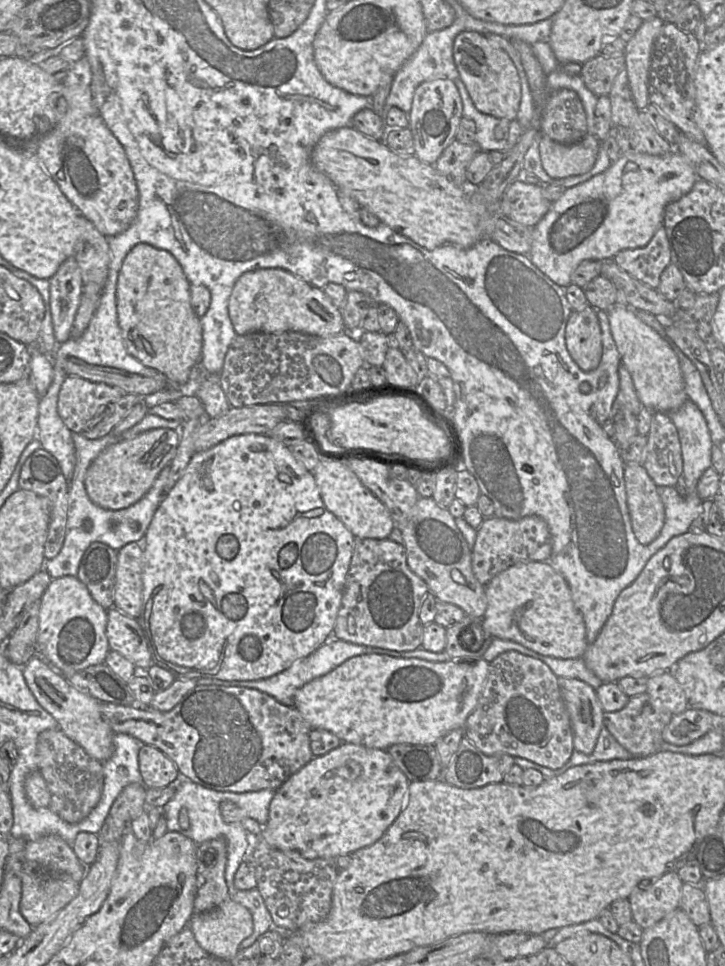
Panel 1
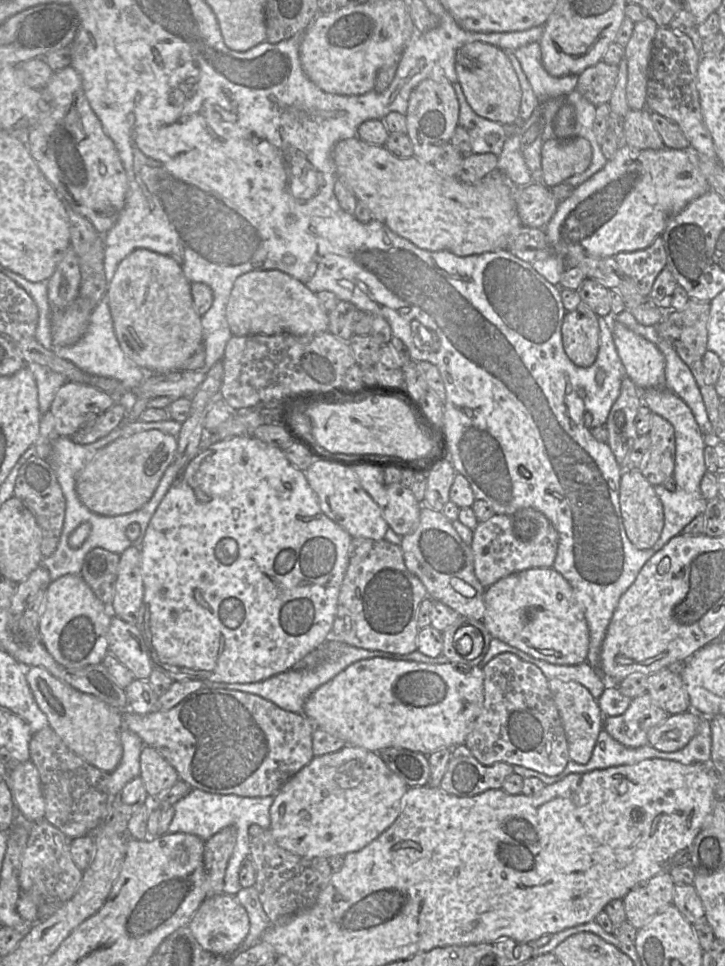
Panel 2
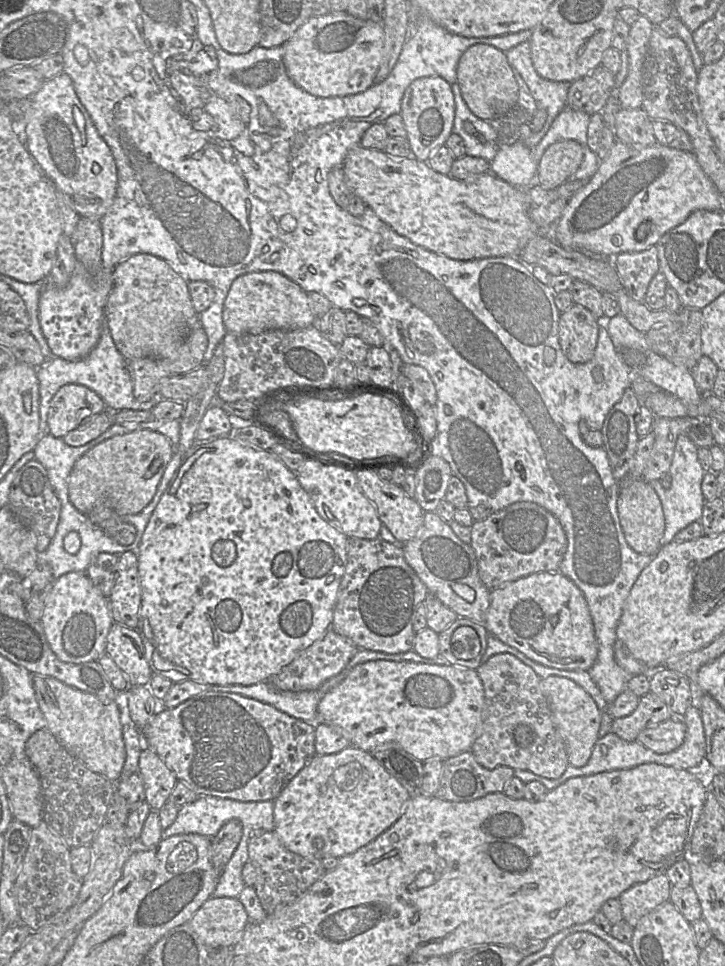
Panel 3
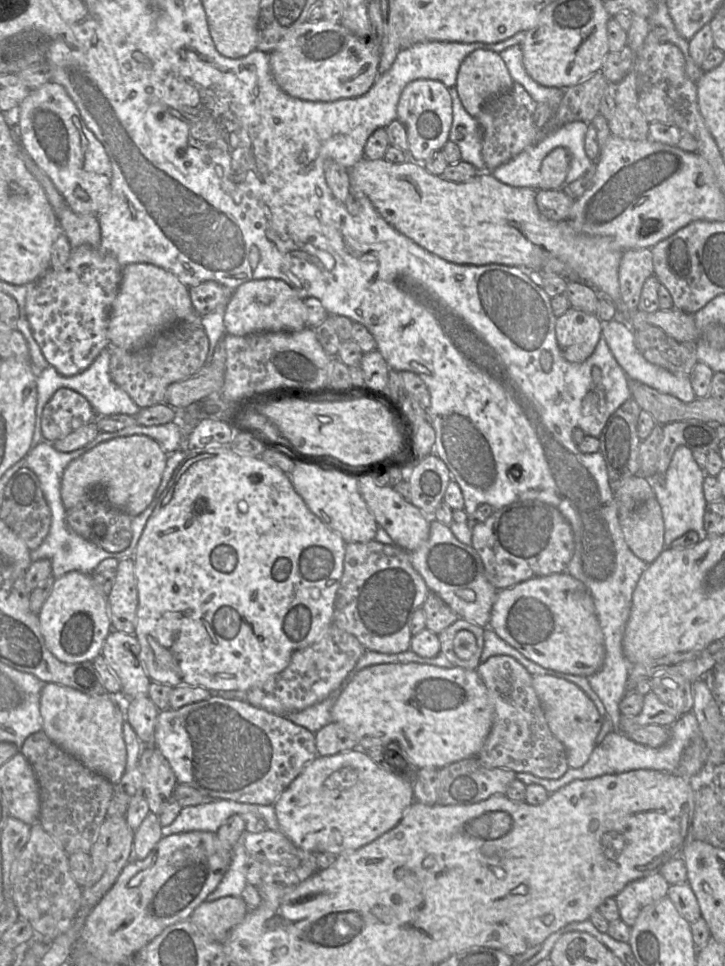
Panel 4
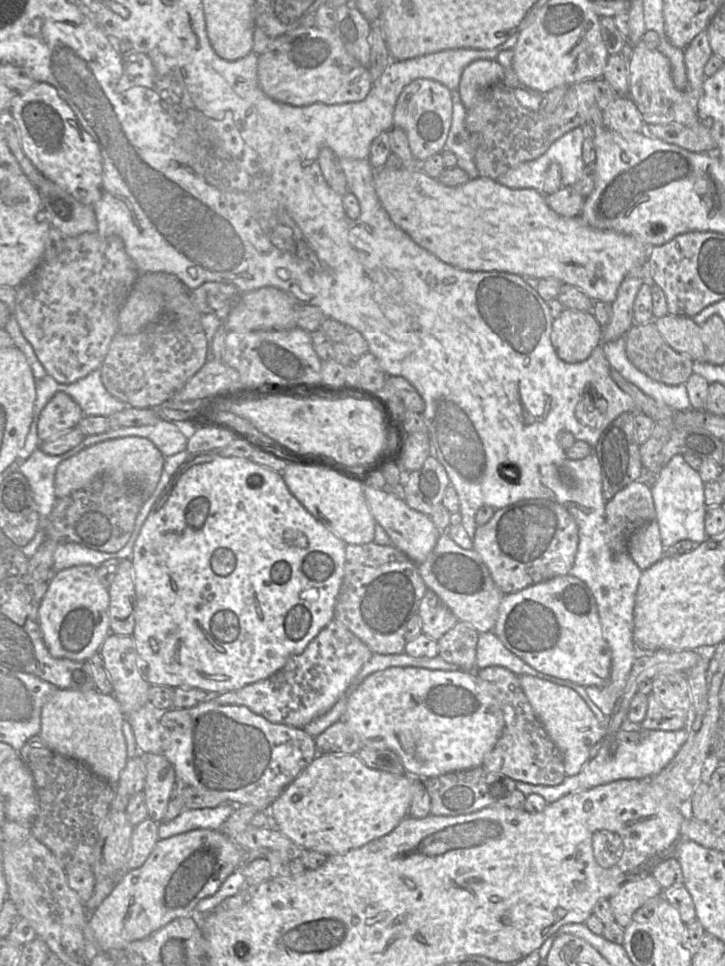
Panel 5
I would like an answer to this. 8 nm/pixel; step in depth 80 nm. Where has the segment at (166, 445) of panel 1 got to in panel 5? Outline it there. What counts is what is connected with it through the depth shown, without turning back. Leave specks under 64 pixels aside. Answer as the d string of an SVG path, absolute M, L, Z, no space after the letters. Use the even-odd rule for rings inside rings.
M128 436L96 443L62 461L55 472L56 498L68 496L97 477L115 478L116 483L129 483L137 490L143 503L154 492L164 466L165 457L152 441L144 437Z

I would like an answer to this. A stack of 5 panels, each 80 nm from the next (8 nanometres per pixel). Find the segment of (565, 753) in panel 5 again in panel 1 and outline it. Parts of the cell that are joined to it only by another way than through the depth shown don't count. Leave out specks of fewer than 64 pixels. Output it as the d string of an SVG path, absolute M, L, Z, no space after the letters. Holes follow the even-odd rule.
M558 677L558 685L569 713L574 749L590 754L604 726L604 710L597 698L596 690L576 678Z

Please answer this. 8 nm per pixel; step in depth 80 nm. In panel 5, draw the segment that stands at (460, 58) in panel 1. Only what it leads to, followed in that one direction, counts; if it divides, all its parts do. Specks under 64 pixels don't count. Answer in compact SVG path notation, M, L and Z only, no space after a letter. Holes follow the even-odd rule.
M478 59L471 62L463 70L457 89L464 107L471 107L481 91L504 79L503 68L497 60Z

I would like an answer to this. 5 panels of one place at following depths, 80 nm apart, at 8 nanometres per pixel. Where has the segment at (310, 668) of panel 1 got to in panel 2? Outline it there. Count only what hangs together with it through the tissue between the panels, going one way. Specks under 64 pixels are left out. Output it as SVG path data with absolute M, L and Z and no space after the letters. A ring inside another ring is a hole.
M349 645L349 646L345 646L345 652L337 660L323 662L311 670L297 671L297 670L289 669L286 672L277 674L263 681L253 682L253 683L224 683L224 682L211 682L211 681L202 681L202 682L203 682L203 687L206 687L206 688L226 688L229 690L237 690L237 691L255 694L273 702L278 707L284 710L287 710L293 713L303 714L303 706L306 699L318 687L330 681L332 678L334 678L336 675L338 675L341 671L343 671L345 668L347 668L349 665L353 664L354 662L357 662L363 659L374 658L374 657L388 658L392 660L401 660L401 661L417 661L420 663L429 663L429 664L444 664L449 662L449 660L442 655L436 658L431 658L429 656L426 656L420 653L417 650L407 655L397 655L397 654L390 654L390 653L382 652L382 651L372 651L372 650L356 648Z

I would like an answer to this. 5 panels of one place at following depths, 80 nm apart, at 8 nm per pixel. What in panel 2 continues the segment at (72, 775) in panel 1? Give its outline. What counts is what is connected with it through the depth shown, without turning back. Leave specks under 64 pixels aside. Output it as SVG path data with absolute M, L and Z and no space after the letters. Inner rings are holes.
M47 726L33 735L29 743L30 760L37 767L45 799L44 819L69 839L92 835L103 822L108 799L108 776L72 752Z

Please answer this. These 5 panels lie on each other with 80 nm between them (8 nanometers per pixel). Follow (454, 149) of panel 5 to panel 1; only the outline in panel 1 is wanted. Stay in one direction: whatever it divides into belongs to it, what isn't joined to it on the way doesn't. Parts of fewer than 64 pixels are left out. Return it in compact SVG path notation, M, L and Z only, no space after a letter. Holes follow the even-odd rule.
M458 78L454 82L461 97L463 117L475 122L475 144L480 148L480 151L506 151L510 121L481 113L474 106L462 80ZM495 128L501 132L500 140L497 140L495 137ZM503 131L505 132L504 137L502 136Z

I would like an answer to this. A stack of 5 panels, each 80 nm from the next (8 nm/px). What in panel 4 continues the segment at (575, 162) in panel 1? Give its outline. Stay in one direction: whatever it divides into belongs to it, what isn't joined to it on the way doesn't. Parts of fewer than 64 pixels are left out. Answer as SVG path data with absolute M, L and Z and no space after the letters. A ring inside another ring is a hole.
M563 147L550 151L540 167L539 189L553 190L562 188L570 169L571 155Z

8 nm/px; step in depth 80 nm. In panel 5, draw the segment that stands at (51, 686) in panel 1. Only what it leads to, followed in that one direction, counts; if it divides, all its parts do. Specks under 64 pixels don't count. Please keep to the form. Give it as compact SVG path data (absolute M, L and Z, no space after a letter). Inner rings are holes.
M57 689L42 707L40 736L52 751L85 764L93 773L115 785L128 760L123 734L125 719L126 716L113 694L104 694L97 689L91 691Z

